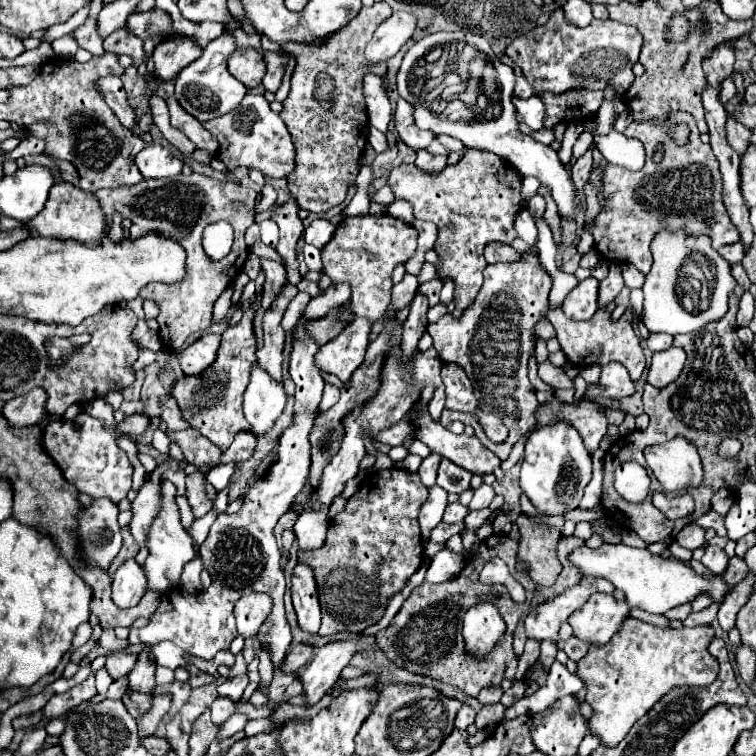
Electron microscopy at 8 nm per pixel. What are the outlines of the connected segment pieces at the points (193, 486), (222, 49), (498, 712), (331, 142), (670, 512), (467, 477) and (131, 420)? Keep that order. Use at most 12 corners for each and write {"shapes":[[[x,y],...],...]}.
{"shapes":[[[197,469],[187,483],[187,499],[195,517],[213,507],[207,499],[207,473]],[[233,33],[213,39],[175,79],[175,99],[201,123],[247,89],[227,71]],[[501,703],[483,705],[475,717],[475,727],[485,729],[503,721],[507,707]],[[363,7],[297,59],[279,113],[297,149],[301,209],[341,205],[369,117],[365,47],[391,15]],[[653,493],[653,505],[667,519],[687,517],[694,511],[689,493]],[[443,459],[437,485],[449,493],[471,487],[469,471]],[[129,415],[117,433],[141,435],[151,425],[147,415]]]}

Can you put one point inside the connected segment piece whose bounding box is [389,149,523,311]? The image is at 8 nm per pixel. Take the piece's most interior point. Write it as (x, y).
(474, 201)

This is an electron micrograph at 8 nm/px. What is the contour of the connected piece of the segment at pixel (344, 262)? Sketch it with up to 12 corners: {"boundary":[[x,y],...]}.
{"boundary":[[391,215],[347,217],[321,249],[351,315],[379,321],[391,273],[417,229]]}

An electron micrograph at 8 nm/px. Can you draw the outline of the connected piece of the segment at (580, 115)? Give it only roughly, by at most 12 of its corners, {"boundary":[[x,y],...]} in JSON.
{"boundary":[[565,91],[539,99],[547,109],[545,127],[585,121],[603,101],[601,91]]}

